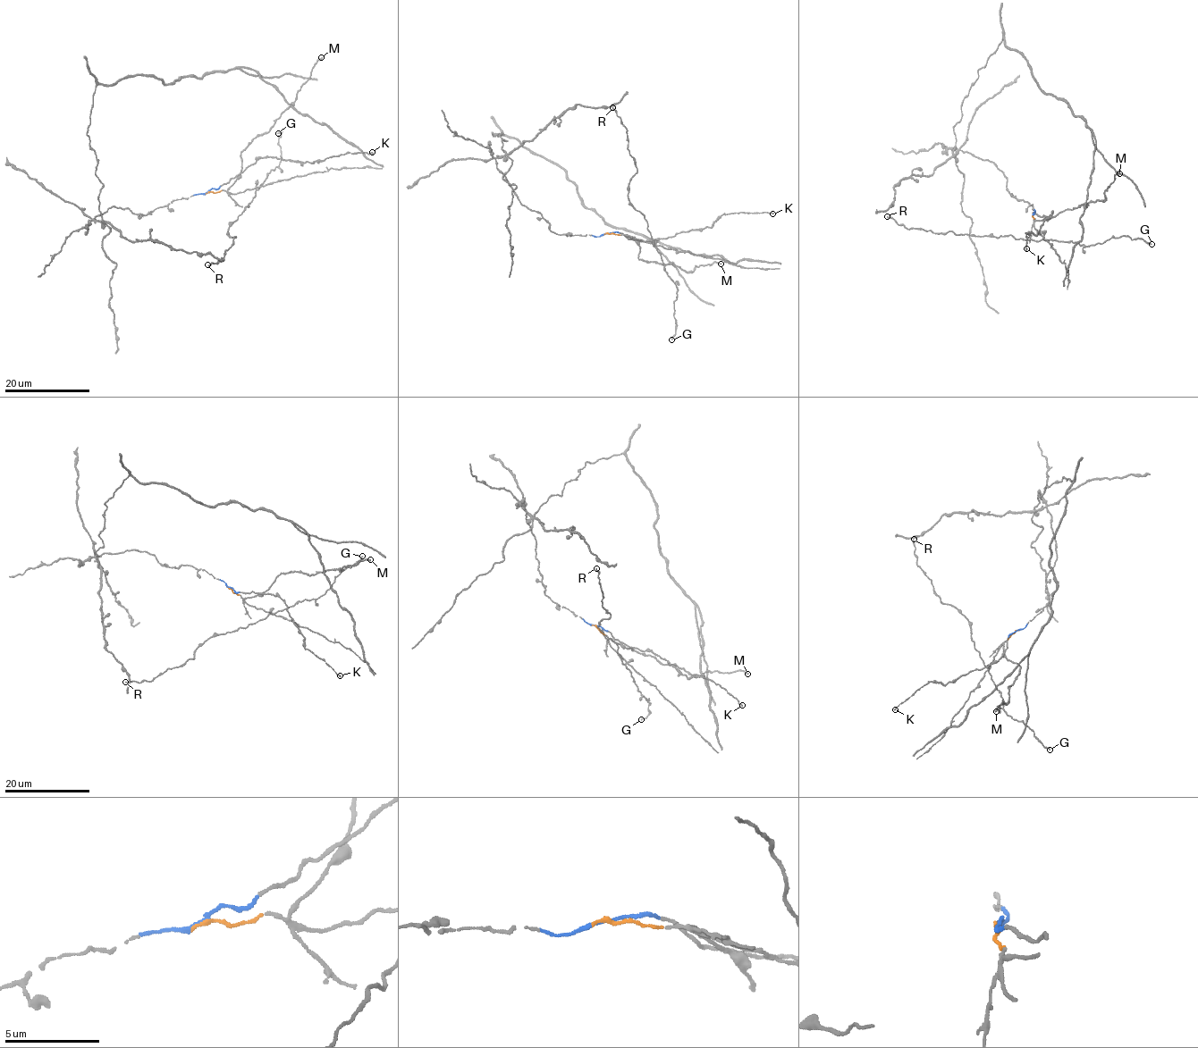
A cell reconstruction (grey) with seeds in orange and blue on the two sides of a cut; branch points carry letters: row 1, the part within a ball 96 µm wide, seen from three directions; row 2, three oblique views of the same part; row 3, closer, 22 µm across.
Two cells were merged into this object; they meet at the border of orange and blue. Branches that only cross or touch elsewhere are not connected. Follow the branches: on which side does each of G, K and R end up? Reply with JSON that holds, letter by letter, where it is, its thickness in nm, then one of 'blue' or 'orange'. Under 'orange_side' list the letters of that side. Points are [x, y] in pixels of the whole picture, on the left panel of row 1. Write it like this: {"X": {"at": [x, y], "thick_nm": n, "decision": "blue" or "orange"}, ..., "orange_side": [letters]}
{"G": {"at": [278, 133], "thick_nm": 160, "decision": "orange"}, "K": {"at": [372, 152], "thick_nm": 190, "decision": "blue"}, "R": {"at": [207, 264], "thick_nm": 170, "decision": "orange"}, "orange_side": ["G", "R"]}

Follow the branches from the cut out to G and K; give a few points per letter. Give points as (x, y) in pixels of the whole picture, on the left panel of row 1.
G: (206, 192), (227, 190), (235, 194), (259, 188), (267, 173), (281, 161), (278, 140), (281, 129), (278, 132)
K: (207, 192), (219, 188), (261, 157), (311, 162), (347, 153), (373, 152)

